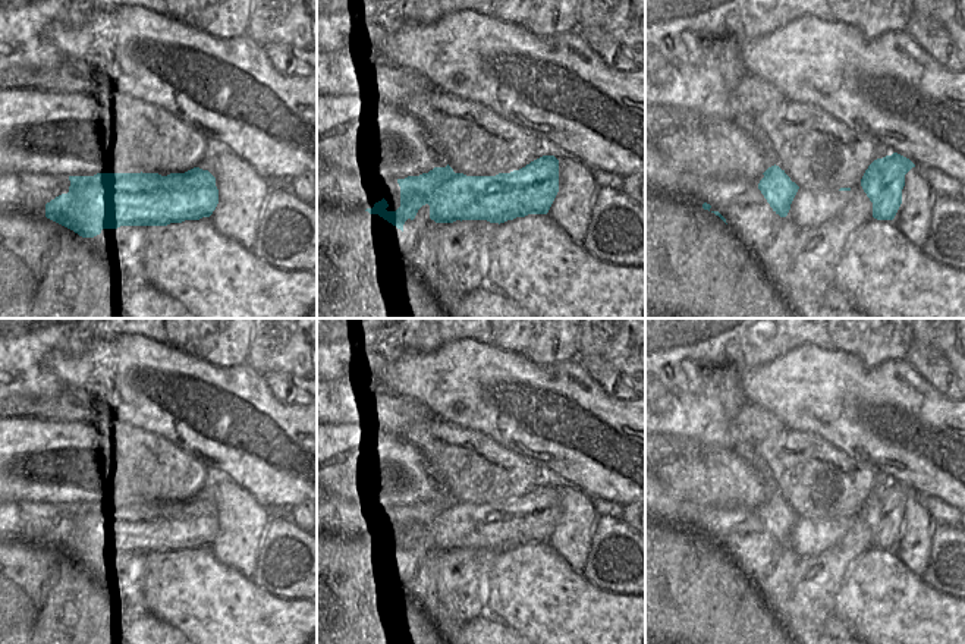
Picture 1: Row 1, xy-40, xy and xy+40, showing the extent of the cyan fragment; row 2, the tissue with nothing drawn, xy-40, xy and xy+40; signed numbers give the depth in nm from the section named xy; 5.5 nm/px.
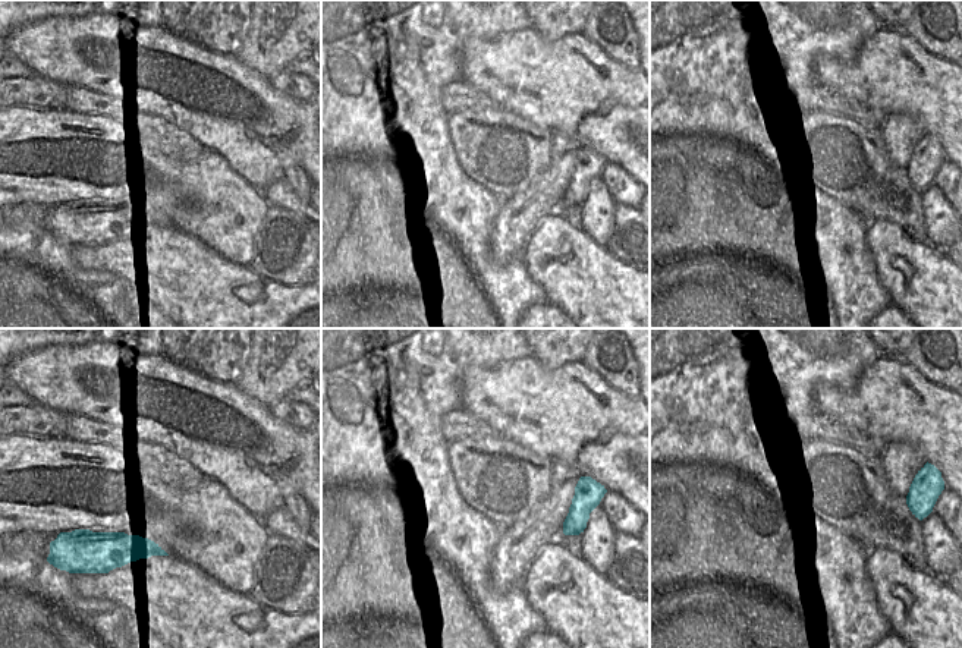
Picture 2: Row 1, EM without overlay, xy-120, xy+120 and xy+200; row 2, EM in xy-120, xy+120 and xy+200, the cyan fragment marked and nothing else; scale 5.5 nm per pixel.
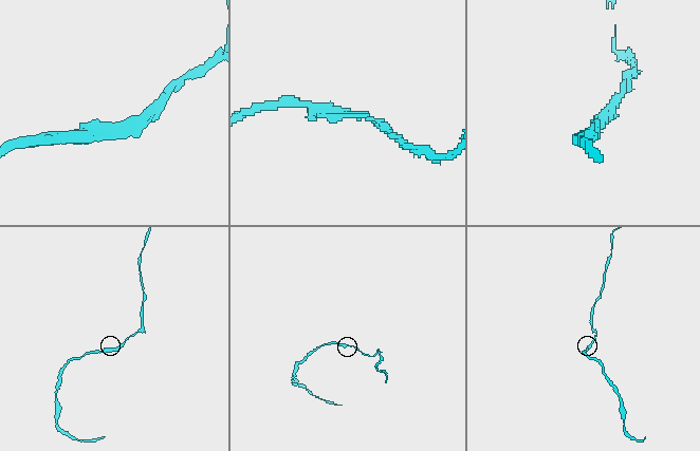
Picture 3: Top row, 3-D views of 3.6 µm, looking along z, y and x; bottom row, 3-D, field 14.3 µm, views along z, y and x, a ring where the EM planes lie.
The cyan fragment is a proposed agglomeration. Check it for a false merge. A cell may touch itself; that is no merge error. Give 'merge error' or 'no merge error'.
no merge error

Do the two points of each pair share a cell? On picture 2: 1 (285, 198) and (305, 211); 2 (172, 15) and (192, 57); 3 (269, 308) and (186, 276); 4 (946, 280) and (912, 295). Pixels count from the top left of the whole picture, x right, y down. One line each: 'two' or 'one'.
1: one
2: two
3: one
4: one

